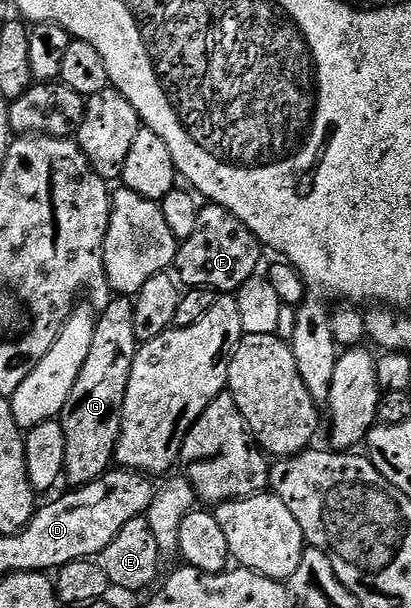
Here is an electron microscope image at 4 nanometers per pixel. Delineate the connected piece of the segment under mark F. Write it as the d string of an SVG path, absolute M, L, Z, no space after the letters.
M207 204L196 216L196 229L192 236L181 239L173 269L183 287L205 288L222 296L237 292L249 278L259 273L258 261L264 255L264 247L257 236L232 212L213 204Z

